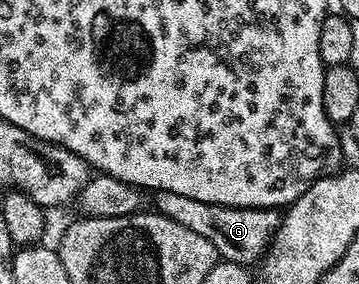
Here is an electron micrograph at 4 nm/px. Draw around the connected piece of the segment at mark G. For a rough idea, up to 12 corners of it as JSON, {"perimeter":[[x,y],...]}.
{"perimeter":[[153,192],[157,214],[206,238],[225,262],[257,264],[274,209]]}

